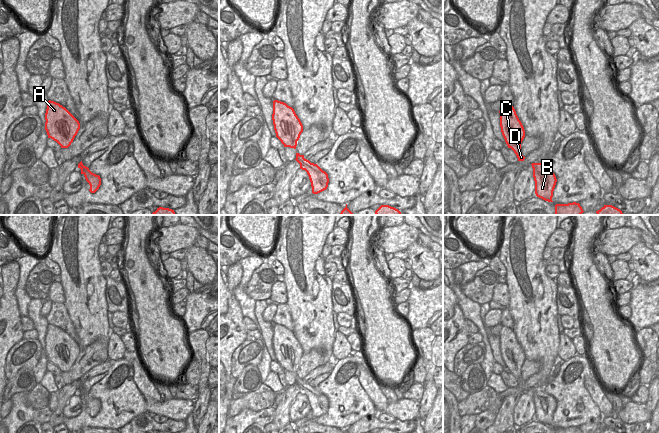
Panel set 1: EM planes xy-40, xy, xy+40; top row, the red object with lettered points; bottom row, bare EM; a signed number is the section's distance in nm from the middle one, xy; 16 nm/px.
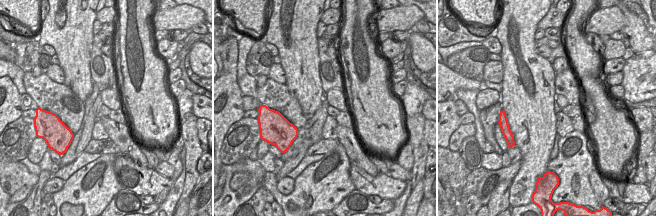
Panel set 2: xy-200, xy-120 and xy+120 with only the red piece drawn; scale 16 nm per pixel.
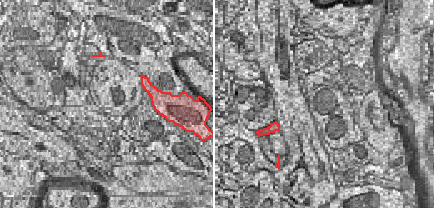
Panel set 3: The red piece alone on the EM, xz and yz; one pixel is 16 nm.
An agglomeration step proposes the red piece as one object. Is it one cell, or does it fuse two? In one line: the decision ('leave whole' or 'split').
leave whole

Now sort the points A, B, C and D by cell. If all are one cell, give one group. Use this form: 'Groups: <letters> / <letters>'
Groups: A B C D.

